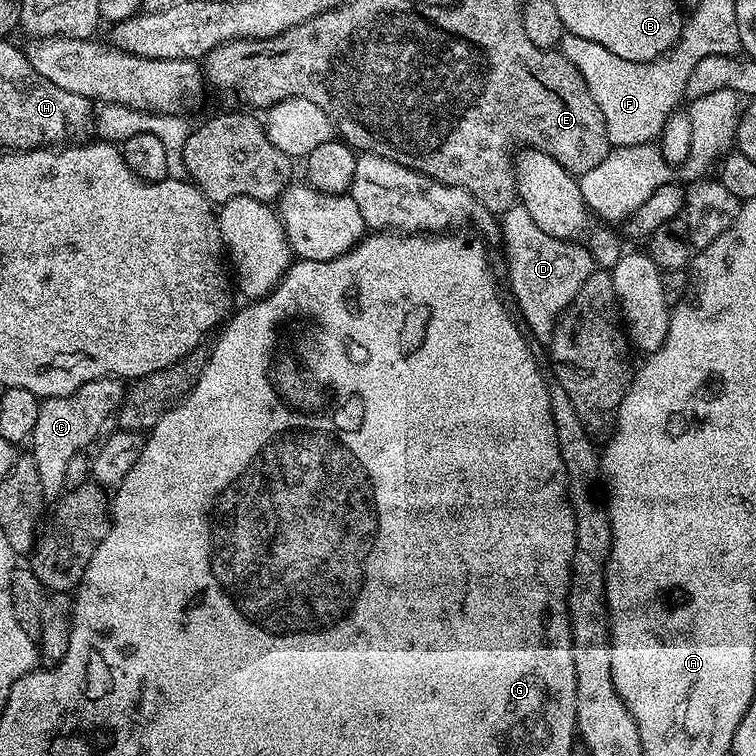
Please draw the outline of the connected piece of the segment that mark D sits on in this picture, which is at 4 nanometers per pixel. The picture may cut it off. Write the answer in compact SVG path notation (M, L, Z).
M518 202L501 215L502 238L506 244L506 260L510 290L522 312L523 323L531 337L544 346L552 341L552 332L561 313L572 304L586 278L595 271L596 263L589 247L554 238L538 226L538 222Z

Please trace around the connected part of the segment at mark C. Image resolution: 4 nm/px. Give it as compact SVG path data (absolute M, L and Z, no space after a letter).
M103 376L86 382L69 396L41 399L38 422L34 422L30 437L30 455L38 466L38 478L42 482L45 501L55 501L65 491L66 466L69 465L70 458L91 449L97 443L98 437L105 431L104 423L115 417L121 402L124 401L125 391L126 384L123 379Z

